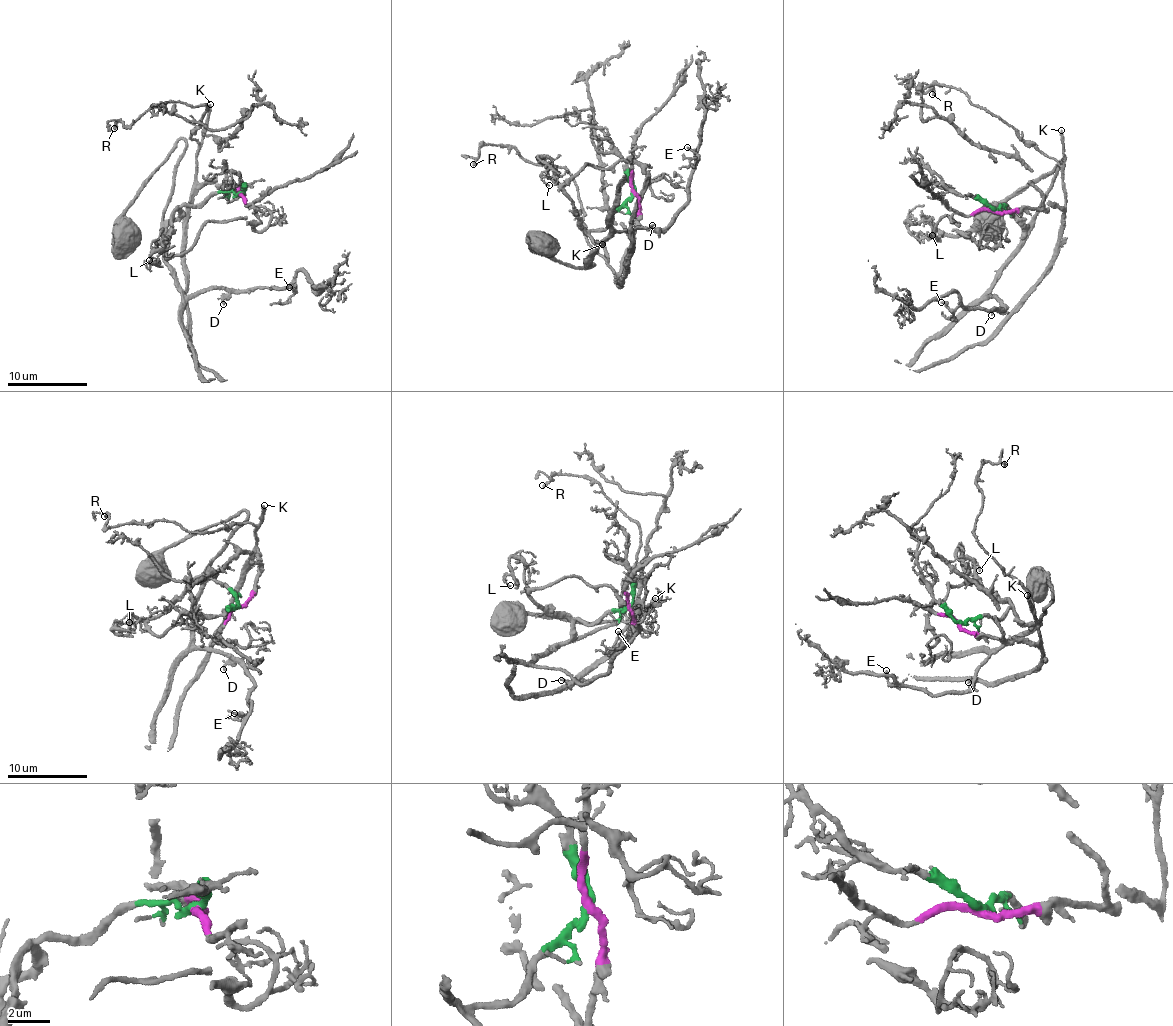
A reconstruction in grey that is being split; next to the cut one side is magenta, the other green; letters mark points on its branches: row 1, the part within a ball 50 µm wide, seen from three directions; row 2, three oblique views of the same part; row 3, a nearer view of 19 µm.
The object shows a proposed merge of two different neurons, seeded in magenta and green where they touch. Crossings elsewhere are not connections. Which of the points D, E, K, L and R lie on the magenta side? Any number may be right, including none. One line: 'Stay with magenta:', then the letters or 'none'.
Stay with magenta: K, R

